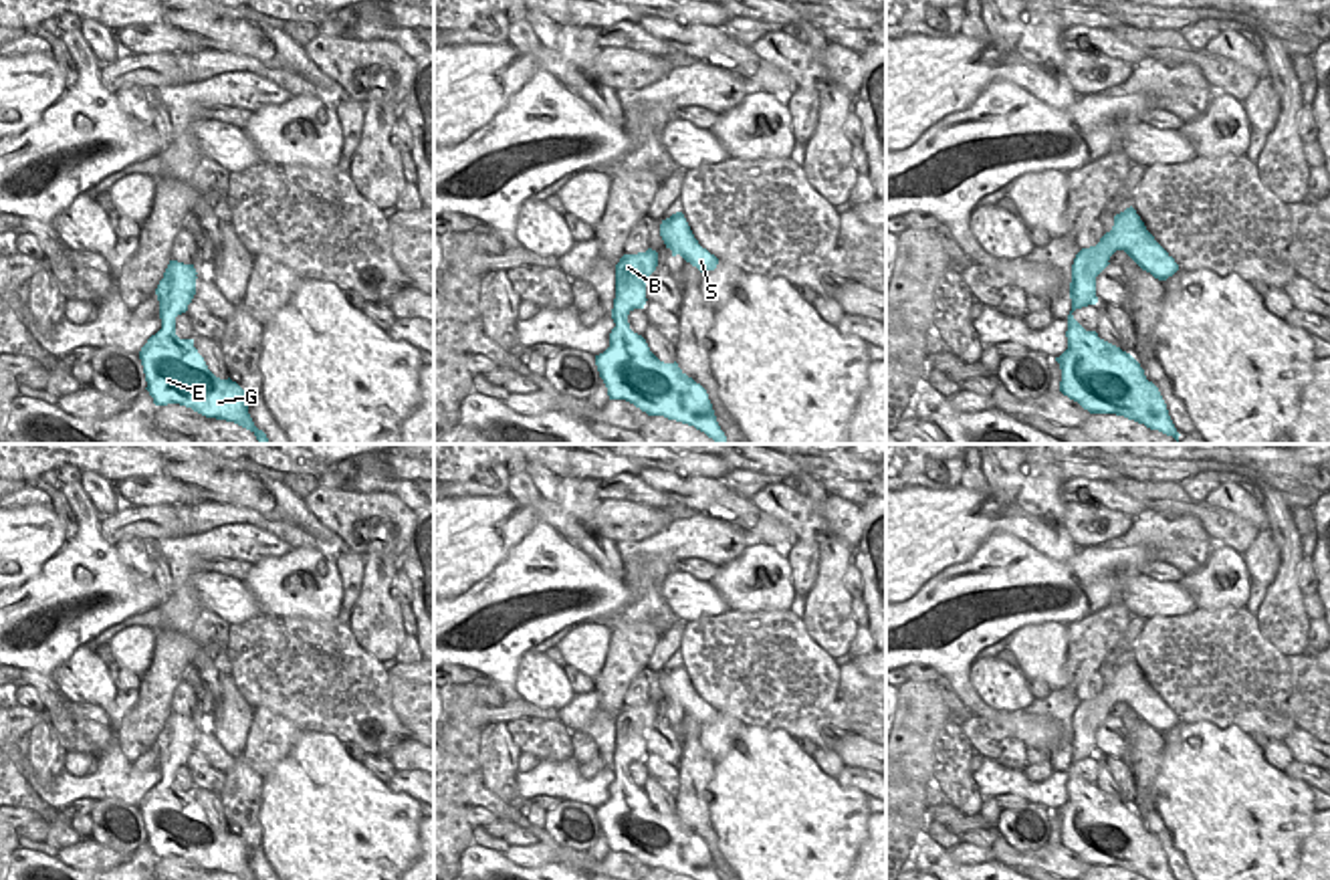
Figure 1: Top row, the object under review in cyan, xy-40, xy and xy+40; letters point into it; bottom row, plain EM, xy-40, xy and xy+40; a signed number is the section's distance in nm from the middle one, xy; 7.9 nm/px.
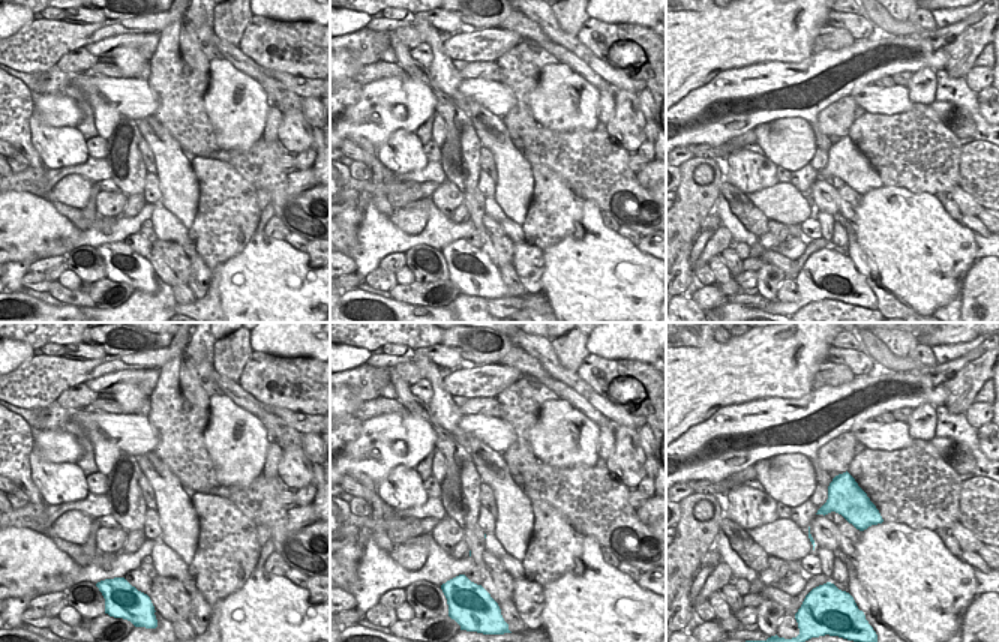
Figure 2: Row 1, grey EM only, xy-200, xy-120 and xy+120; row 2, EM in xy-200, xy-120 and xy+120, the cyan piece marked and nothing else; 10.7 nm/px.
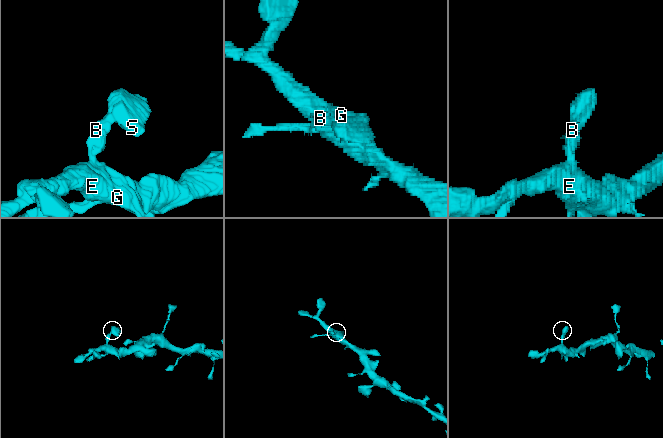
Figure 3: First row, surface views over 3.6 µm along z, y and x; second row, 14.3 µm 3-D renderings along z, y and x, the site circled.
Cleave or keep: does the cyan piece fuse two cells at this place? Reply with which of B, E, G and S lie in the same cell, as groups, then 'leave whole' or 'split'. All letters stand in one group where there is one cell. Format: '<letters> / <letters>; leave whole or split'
B E G S; leave whole

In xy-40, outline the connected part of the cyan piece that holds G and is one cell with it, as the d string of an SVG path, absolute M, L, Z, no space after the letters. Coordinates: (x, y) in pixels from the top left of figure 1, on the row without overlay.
M170 712L155 741L161 781L139 803L145 842L155 858L180 856L206 870L256 880L248 866L248 846L230 830L216 830L194 791L176 787L176 769L188 763L196 747L196 727L194 717Z

